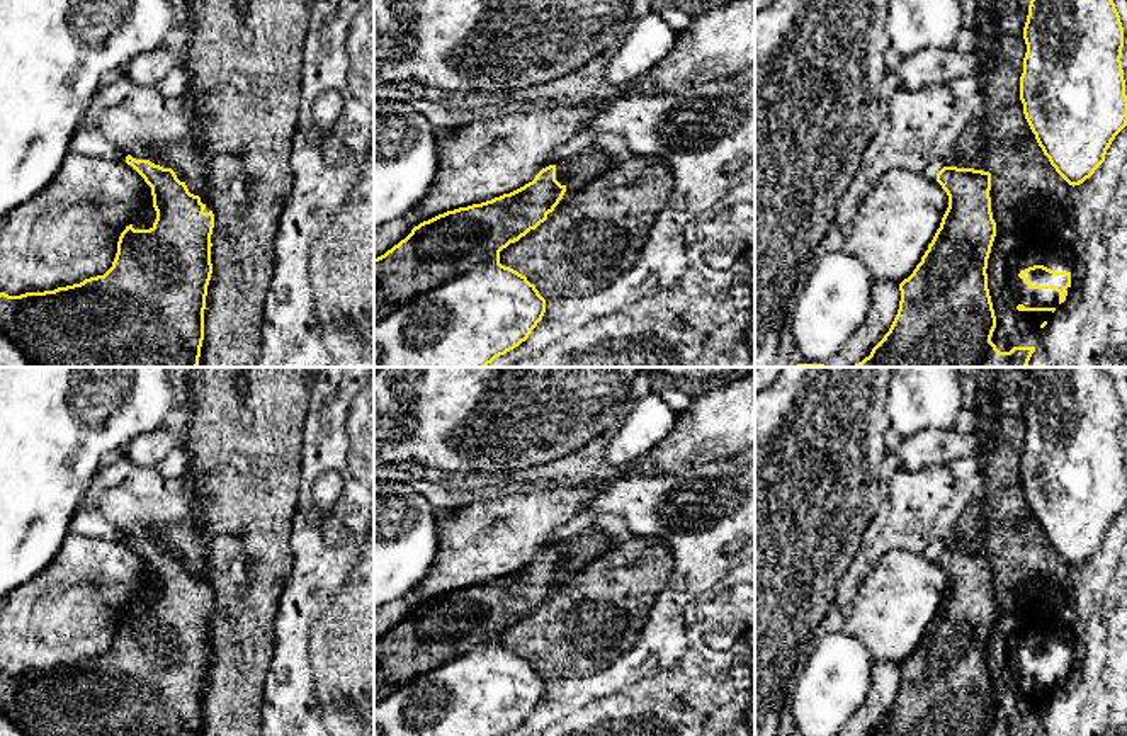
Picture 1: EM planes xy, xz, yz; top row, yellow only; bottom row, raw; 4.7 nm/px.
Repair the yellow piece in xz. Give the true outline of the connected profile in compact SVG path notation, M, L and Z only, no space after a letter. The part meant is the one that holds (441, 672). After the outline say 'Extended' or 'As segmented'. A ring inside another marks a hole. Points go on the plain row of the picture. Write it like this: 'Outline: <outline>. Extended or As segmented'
Outline: M549 546L542 549L532 563L510 575L503 575L481 585L447 592L420 603L405 620L384 636L374 639L374 736L505 736L525 722L546 694L546 680L525 656L500 644L500 632L544 603L547 595L559 585L564 573L566 566L561 566L556 561L556 546Z. As segmented

